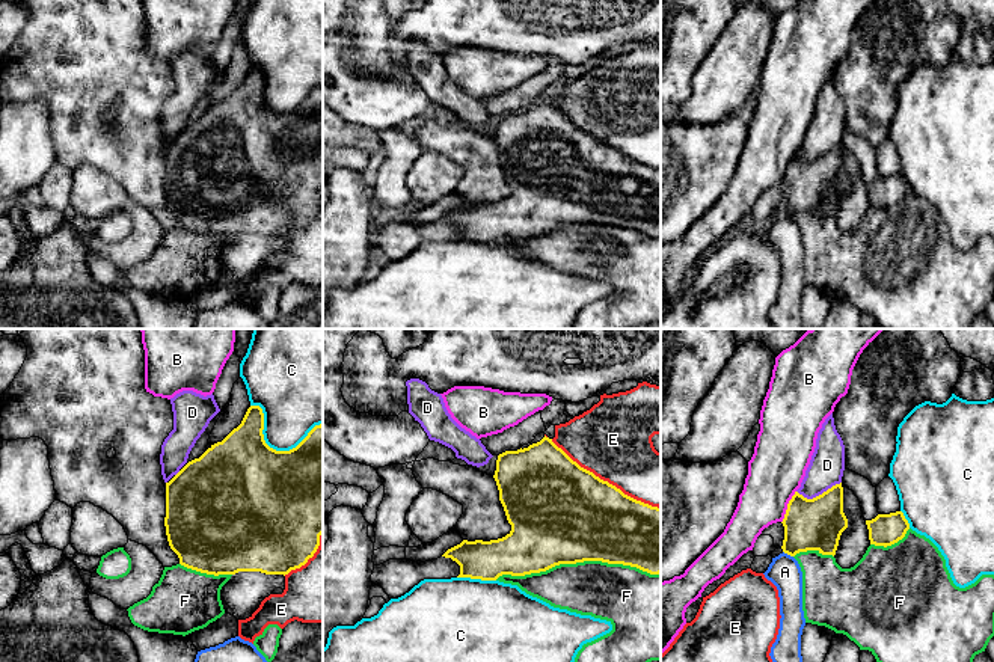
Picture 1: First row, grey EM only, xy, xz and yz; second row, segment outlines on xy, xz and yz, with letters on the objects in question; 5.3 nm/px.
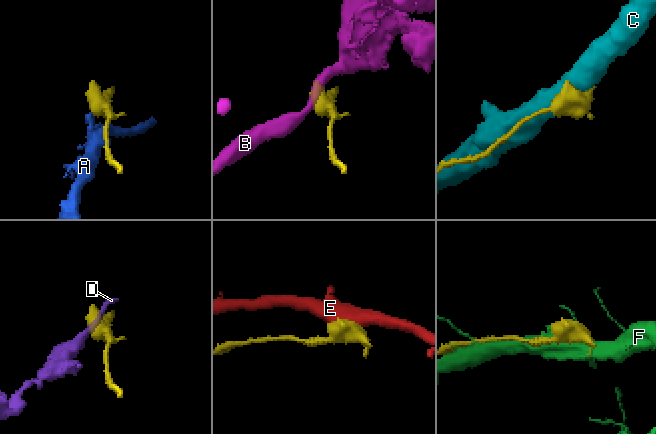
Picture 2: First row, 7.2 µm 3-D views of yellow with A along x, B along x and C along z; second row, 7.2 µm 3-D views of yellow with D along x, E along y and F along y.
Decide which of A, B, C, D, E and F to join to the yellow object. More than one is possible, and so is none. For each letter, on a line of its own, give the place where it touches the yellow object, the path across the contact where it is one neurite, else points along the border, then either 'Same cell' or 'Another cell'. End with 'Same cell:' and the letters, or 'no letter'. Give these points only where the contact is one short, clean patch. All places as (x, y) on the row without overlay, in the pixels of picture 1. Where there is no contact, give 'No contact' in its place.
A: Touches yellow at yz (788, 216). Boundary: yz (783, 213), (792, 219). Another cell
B: Touches yellow at yz (788, 169). Another cell
C: Touches yellow at xy (272, 110). Another cell
D: Touches yellow at yz (819, 157). Another cell
E: Touches yellow at xz (605, 144). Another cell
F: Touches yellow at xz (576, 223). Another cell
Same cell: no letter

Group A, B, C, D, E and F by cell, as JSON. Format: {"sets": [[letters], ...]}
{"sets": [["A"], ["B"], ["C"], ["D"], ["E"], ["F"]]}

